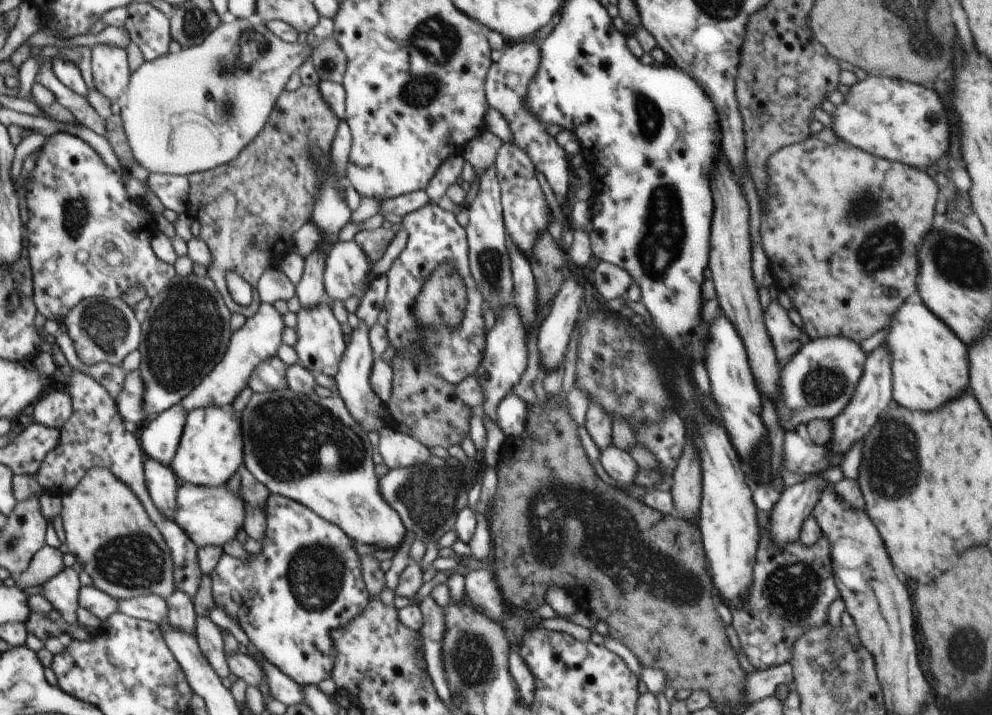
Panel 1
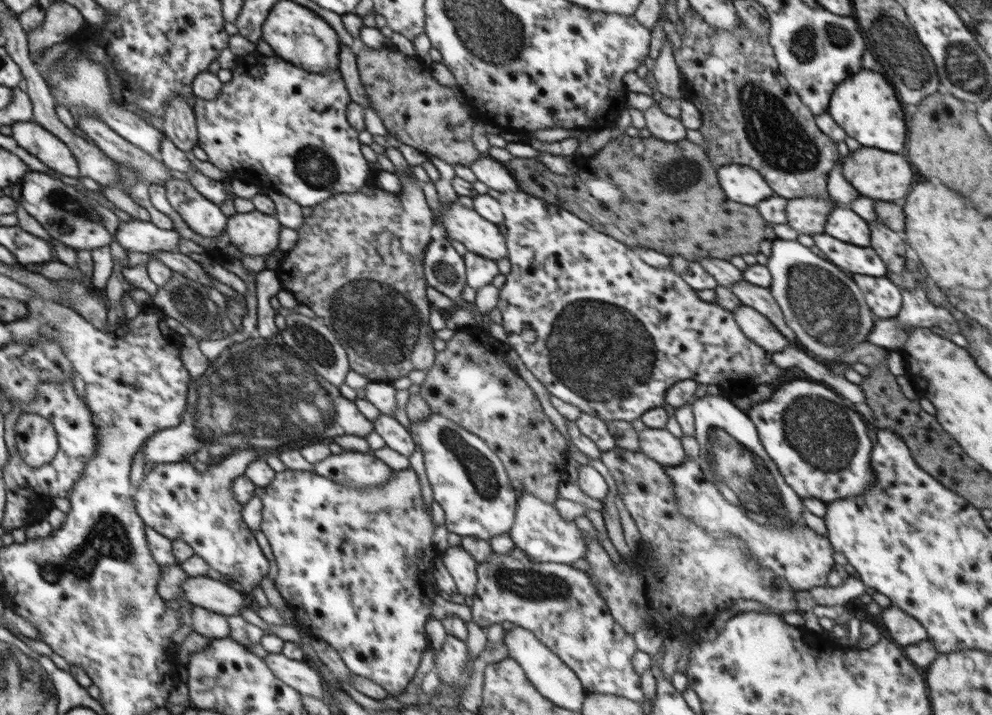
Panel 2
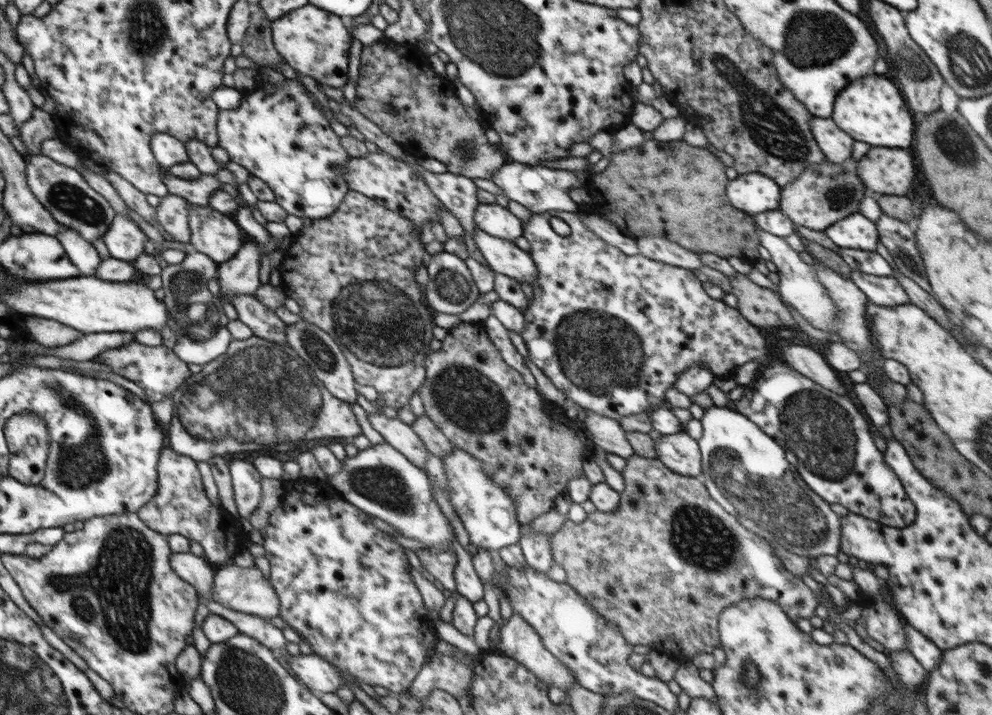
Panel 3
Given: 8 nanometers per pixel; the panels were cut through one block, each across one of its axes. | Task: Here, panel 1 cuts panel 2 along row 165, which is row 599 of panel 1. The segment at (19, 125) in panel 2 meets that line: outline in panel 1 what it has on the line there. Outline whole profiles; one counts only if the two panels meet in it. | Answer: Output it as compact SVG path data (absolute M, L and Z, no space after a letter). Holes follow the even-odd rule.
M66 567L58 576L50 578L42 586L42 596L52 604L54 610L60 612L62 621L74 626L82 626L78 622L76 609L79 606L80 577L74 567Z

